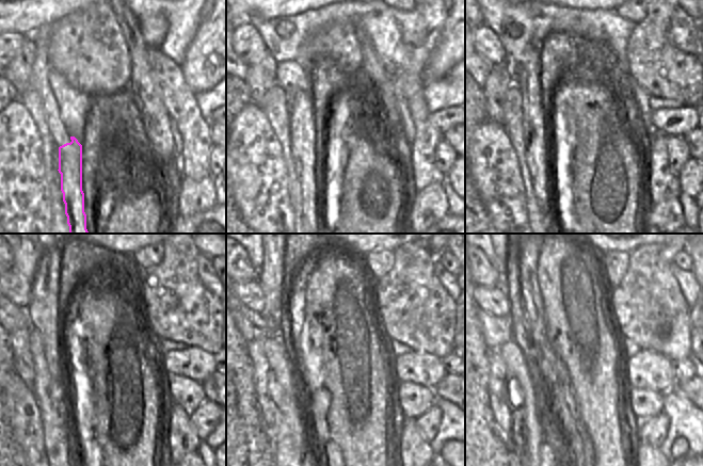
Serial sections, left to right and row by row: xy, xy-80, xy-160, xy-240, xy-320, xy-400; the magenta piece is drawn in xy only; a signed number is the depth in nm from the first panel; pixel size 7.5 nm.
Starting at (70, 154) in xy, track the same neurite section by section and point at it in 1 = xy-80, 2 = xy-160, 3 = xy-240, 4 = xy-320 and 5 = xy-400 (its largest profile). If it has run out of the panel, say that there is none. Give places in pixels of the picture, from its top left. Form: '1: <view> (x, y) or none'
1: xy-80 (302, 133)
2: xy-160 (538, 137)
3: xy-240 (42, 311)
4: xy-320 (270, 277)
5: xy-400 (500, 266)

